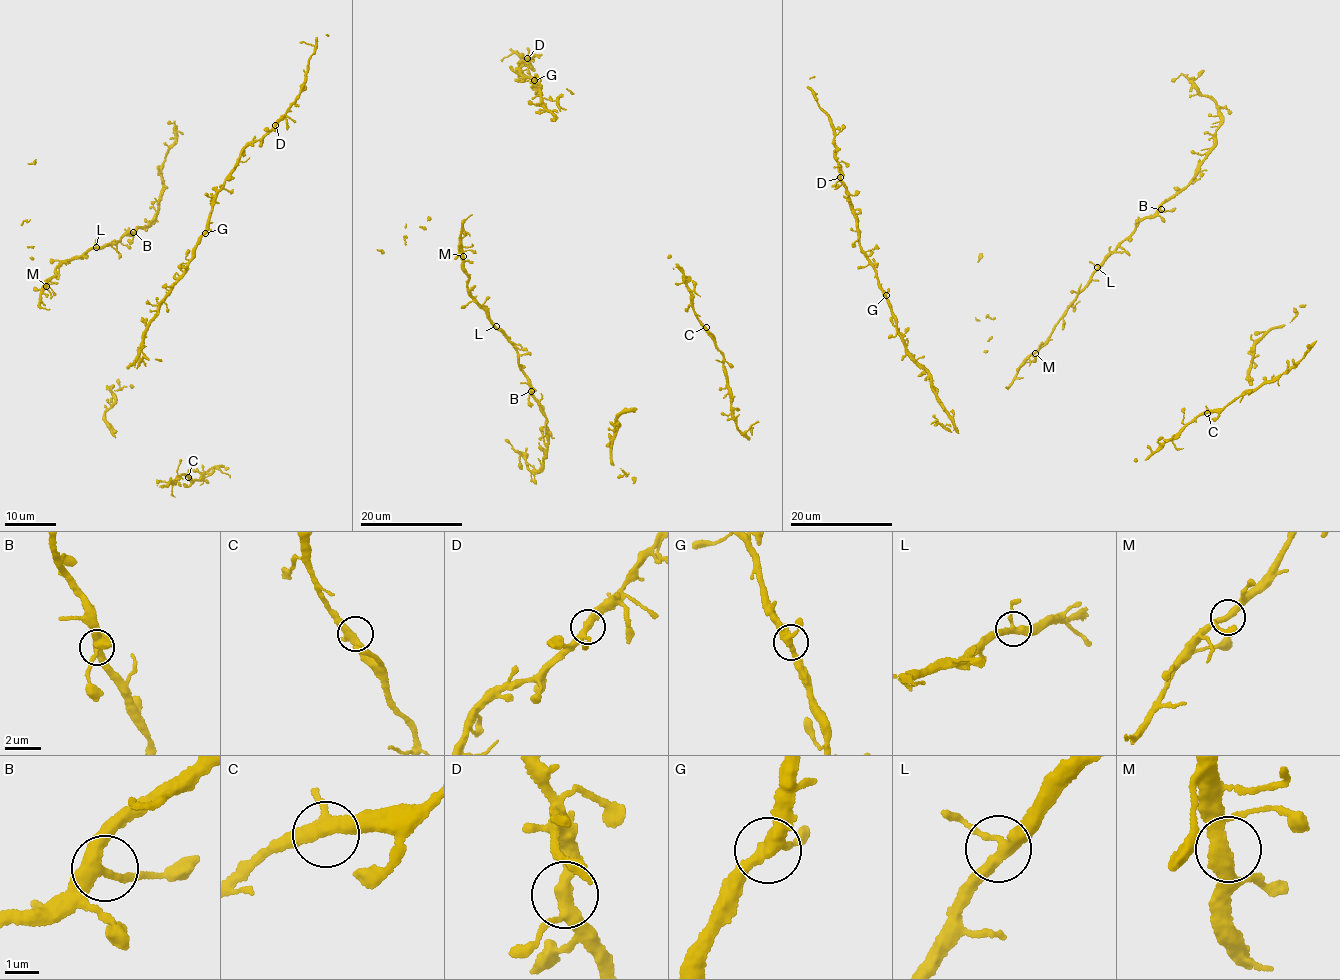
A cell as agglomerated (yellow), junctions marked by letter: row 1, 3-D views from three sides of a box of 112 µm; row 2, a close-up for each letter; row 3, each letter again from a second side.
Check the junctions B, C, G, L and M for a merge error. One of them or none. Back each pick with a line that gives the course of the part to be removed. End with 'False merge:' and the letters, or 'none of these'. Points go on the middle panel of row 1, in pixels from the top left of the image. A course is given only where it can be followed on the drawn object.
False merge: none of these

